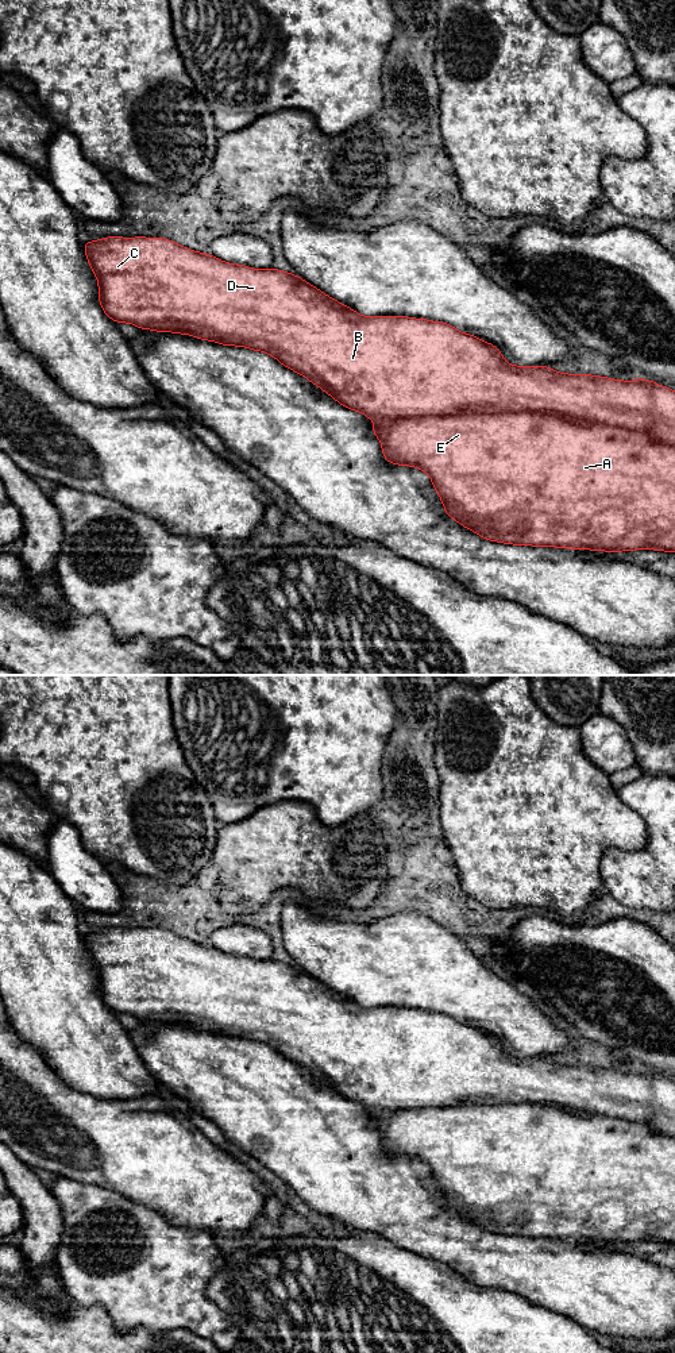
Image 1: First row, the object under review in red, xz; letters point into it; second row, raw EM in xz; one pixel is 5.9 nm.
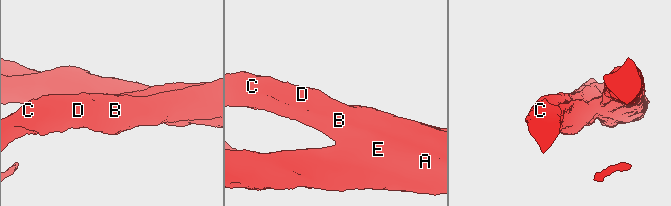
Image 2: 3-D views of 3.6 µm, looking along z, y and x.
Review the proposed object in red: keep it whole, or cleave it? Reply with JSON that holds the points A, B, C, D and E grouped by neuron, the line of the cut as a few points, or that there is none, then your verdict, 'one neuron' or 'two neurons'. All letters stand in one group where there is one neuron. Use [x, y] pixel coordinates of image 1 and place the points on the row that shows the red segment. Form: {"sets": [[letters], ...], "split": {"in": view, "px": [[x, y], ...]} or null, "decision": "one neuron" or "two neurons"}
{"sets": [["A", "E"], ["B", "C", "D"]], "split": {"in": "xz", "px": [[375, 421], [552, 412], [645, 431], [674, 447]]}, "decision": "two neurons"}

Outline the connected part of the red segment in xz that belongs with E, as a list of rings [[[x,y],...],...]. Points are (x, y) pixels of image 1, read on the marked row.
[[[521,412],[497,415],[463,413],[444,417],[425,416],[420,419],[381,420],[375,423],[373,433],[379,439],[382,454],[387,462],[412,466],[425,471],[440,496],[446,514],[486,540],[516,546],[608,552],[633,551],[640,548],[667,552],[675,551],[675,447],[659,442],[647,432],[605,427],[595,421],[576,420],[545,412]]]

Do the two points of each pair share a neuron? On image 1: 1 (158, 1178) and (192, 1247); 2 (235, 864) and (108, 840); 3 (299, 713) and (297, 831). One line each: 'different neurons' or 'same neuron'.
1: different neurons
2: different neurons
3: different neurons

